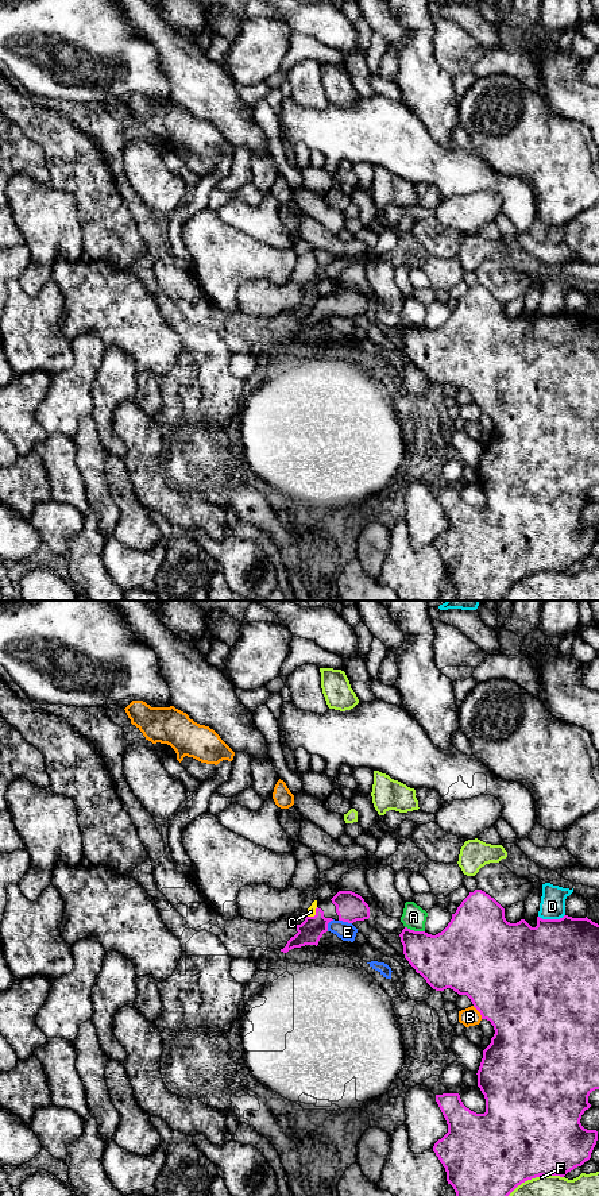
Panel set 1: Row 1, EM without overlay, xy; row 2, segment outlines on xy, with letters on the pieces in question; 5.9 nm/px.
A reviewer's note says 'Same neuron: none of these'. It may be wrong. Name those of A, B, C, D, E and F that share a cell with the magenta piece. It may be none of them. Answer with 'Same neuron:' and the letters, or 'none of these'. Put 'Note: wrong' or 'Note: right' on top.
Note: wrong
Same neuron: C

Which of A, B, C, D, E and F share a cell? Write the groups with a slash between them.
A / B / C / D / E / F

